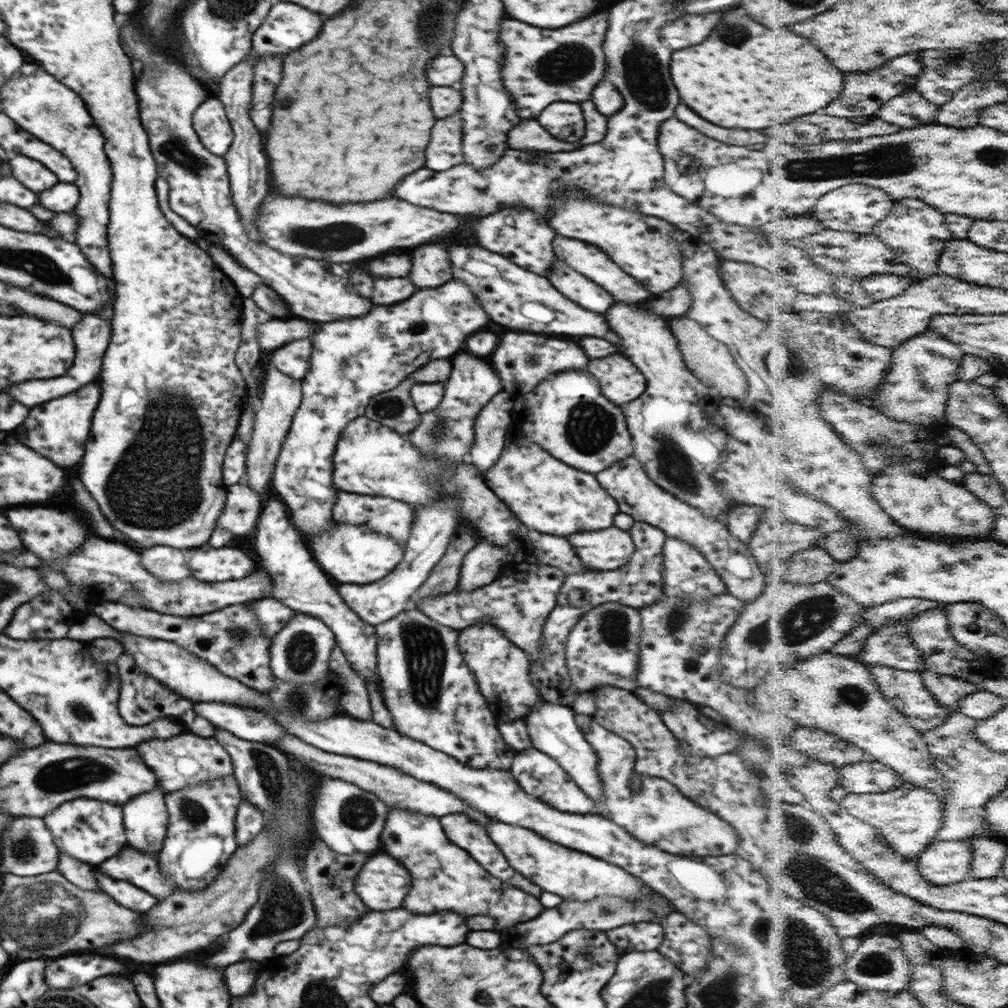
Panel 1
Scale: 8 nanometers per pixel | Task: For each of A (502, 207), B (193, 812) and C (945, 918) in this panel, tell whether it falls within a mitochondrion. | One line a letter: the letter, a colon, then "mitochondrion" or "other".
A: other
B: mitochondrion
C: other

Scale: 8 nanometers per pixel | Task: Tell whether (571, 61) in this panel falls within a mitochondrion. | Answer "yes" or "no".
yes

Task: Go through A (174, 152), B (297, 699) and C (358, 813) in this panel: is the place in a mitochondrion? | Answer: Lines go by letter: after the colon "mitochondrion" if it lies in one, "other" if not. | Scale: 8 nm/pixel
A: mitochondrion
B: mitochondrion
C: mitochondrion

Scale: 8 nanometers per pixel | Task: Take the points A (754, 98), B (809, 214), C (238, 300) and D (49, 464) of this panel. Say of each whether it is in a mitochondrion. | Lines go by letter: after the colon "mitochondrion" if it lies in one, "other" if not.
A: other
B: other
C: other
D: other

